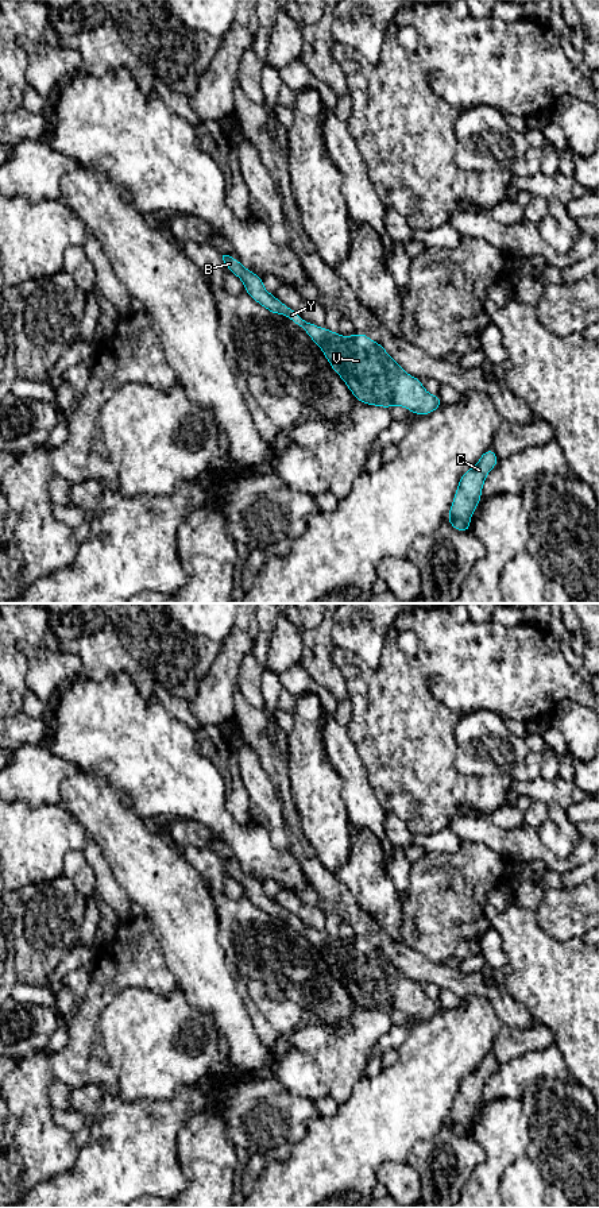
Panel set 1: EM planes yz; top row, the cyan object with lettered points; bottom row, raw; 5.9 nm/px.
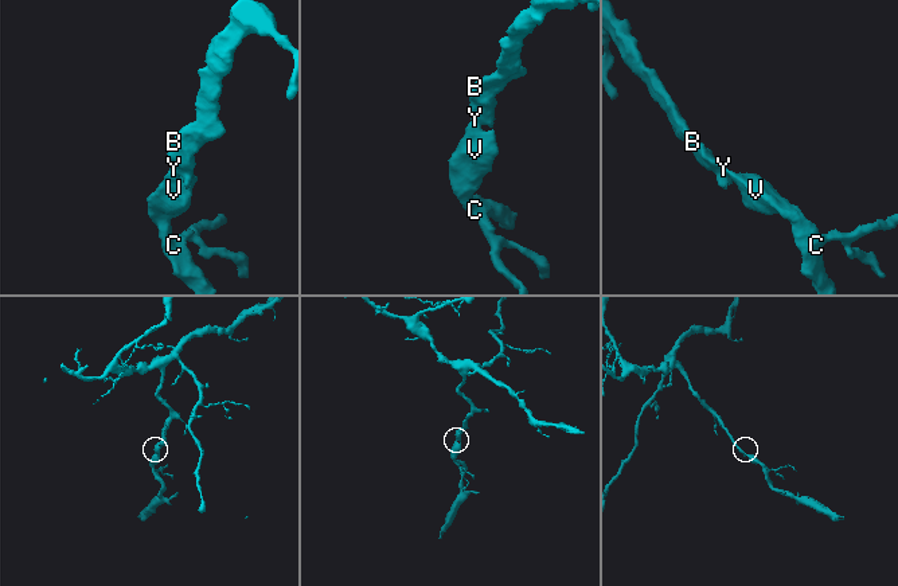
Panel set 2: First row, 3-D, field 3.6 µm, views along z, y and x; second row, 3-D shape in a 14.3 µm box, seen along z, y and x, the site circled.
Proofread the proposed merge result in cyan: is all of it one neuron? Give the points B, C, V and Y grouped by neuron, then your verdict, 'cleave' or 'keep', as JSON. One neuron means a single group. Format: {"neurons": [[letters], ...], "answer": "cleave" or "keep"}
{"neurons": [["B", "C", "V", "Y"]], "answer": "keep"}

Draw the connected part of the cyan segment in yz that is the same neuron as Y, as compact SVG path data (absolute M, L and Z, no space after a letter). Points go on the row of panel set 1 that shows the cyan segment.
M223 255L228 270L240 278L246 293L270 313L283 314L321 348L332 370L341 377L360 404L390 409L401 405L417 416L426 416L441 408L440 395L429 394L417 377L409 375L386 351L384 346L366 333L341 336L328 328L306 323L294 309L270 294L262 277L240 265L237 258Z

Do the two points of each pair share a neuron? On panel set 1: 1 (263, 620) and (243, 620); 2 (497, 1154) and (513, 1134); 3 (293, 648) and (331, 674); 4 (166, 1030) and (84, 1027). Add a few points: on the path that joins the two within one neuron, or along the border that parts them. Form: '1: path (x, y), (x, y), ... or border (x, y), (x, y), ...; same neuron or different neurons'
1: border (257, 617), (258, 635), (252, 651); different neurons
2: path (502, 1149), (507, 1139); same neuron
3: border (302, 640), (302, 659), (300, 662); different neurons
4: border (112, 999), (103, 1011), (99, 1025), (103, 1058); different neurons

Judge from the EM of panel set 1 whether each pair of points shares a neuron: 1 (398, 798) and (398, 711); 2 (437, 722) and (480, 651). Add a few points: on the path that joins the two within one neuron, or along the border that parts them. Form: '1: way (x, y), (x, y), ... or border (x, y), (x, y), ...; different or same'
1: way (398, 776), (398, 733); same
2: border (429, 680), (432, 693), (448, 707), (459, 713); different

